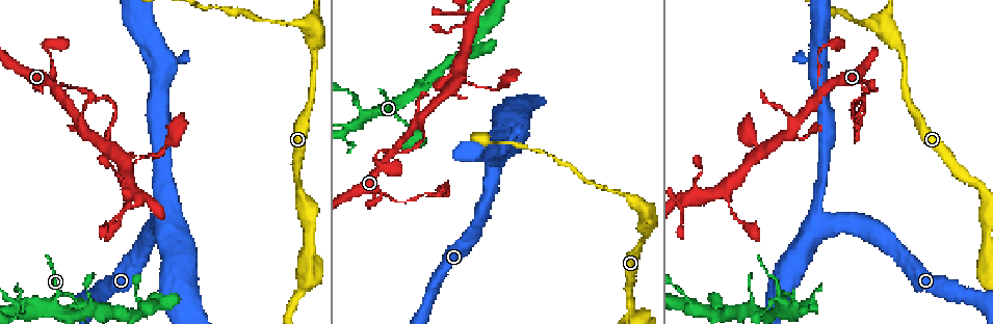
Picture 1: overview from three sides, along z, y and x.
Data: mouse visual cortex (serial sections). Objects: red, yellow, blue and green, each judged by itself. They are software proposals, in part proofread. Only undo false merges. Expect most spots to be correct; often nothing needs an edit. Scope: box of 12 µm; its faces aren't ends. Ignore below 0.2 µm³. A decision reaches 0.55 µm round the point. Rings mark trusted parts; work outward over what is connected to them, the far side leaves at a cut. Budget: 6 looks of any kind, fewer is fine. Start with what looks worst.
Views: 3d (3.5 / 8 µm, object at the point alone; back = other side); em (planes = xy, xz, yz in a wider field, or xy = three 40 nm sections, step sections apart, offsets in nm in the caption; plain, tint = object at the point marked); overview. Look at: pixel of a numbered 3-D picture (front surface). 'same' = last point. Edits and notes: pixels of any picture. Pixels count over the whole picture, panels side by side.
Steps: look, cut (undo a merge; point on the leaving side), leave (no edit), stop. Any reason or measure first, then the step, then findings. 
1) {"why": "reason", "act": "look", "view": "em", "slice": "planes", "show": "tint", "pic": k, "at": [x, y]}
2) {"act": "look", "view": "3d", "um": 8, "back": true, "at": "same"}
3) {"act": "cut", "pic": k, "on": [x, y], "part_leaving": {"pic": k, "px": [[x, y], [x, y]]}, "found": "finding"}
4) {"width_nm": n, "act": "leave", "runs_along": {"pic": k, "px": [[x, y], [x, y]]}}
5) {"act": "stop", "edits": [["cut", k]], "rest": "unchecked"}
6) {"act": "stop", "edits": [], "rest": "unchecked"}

{"why": "three arms meet", "act": "look", "view": "3d", "um": 3.5, "pic": 1, "at": [746, 163]}

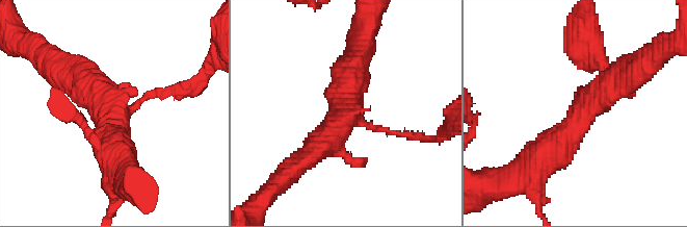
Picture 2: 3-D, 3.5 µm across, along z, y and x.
{"arms": 3, "arm_widths_nm": [100, 400, 500], "why": "now the EM", "act": "look", "view": "em", "slice": "planes", "show": "tint", "pic": 2, "at": [582, 115]}

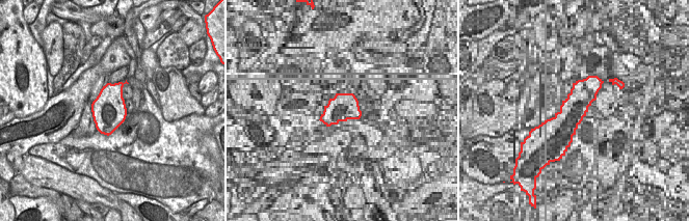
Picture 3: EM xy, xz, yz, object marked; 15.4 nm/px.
{"act": "leave", "runs_along": {"pic": 2, "px": [[626, 76], [605, 89], [535, 166]]}, "found": "all the same cell"}

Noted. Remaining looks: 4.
{"why": "abrupt turn", "act": "look", "view": "3d", "um": 3.5, "pic": 1, "at": [774, 298]}

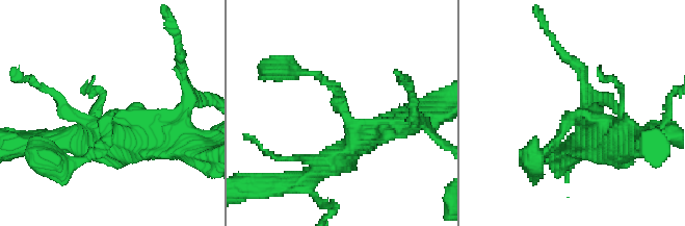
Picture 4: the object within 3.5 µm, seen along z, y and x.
{"arm_widths_nm": [100, 350], "why": "need the tissue", "act": "look", "view": "em", "slice": "xy", "step": 3, "show": "tint", "pic": 4, "at": [114, 114]}

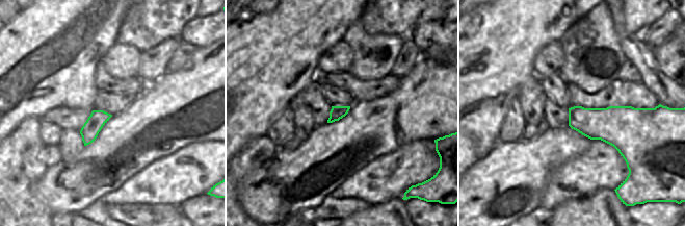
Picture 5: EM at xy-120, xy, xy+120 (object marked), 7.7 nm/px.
{"act": "leave", "runs_along": {"pic": 4, "px": [[393, 126], [351, 126], [336, 89], [317, 75]]}, "found": "one cell here"}

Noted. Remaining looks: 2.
{"why": "calibre changes", "act": "look", "view": "3d", "um": 3.5, "pic": 1, "at": [871, 23]}

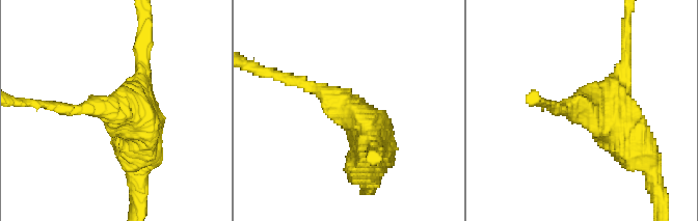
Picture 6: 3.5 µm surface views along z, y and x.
{"arm_widths_nm": [150, 600], "act": "look", "view": "em", "slice": "xy", "step": 3, "show": "tint", "pic": 6, "at": [340, 105]}

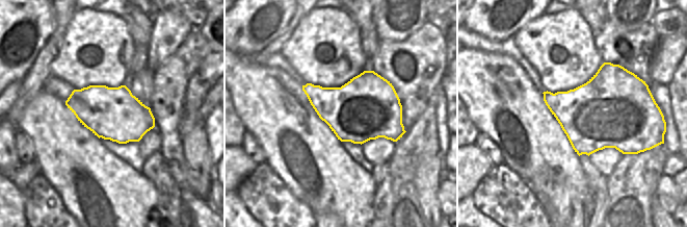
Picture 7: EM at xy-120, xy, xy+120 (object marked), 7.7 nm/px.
{"act": "leave", "runs_along": {"pic": 6, "px": [[371, 152], [336, 98], [278, 77]]}, "found": "all the same cell"}

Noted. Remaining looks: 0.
{"act": "stop", "edits": [], "rest": "unchecked"}

